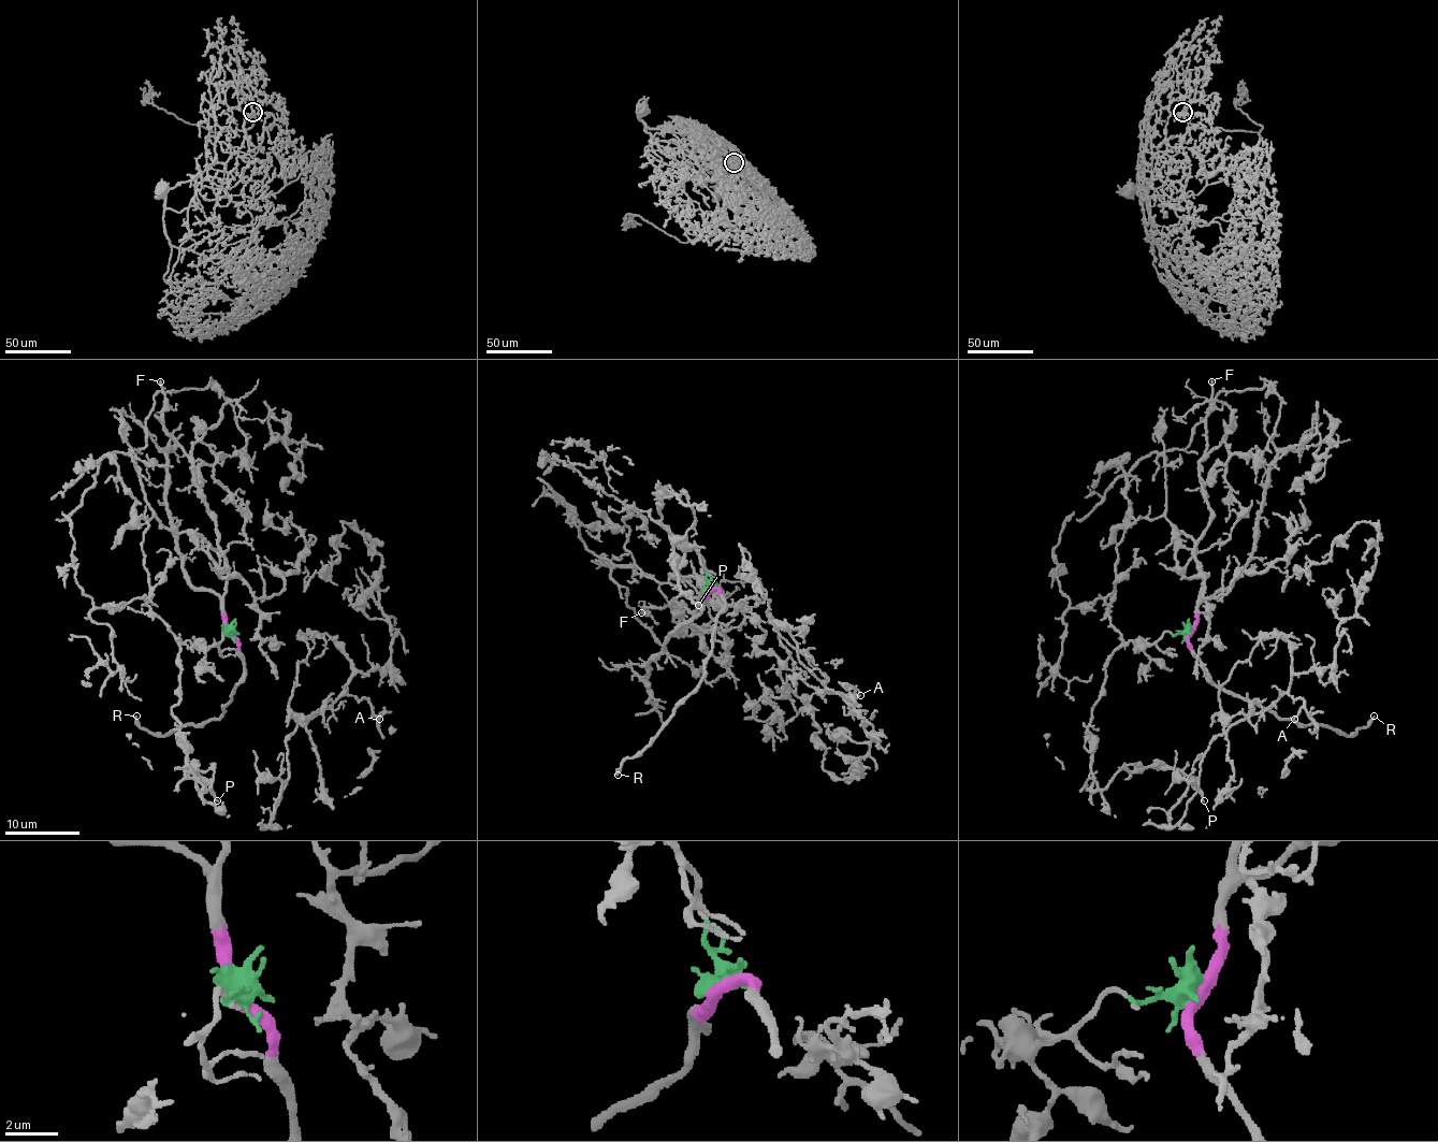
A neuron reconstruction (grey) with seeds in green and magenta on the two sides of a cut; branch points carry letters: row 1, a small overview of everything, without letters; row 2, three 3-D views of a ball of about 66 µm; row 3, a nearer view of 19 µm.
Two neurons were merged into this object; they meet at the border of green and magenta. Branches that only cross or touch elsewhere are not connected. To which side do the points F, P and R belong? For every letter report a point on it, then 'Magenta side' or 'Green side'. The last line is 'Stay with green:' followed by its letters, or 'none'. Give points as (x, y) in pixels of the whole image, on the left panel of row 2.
F: Place: (160, 381). Magenta side
P: Place: (217, 800). Green side
R: Place: (136, 716). Magenta side
Stay with green: P

